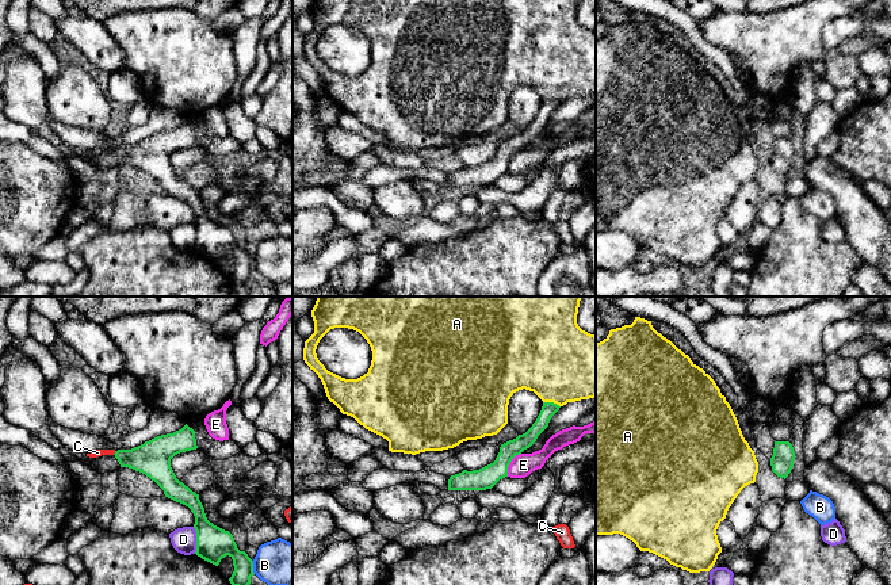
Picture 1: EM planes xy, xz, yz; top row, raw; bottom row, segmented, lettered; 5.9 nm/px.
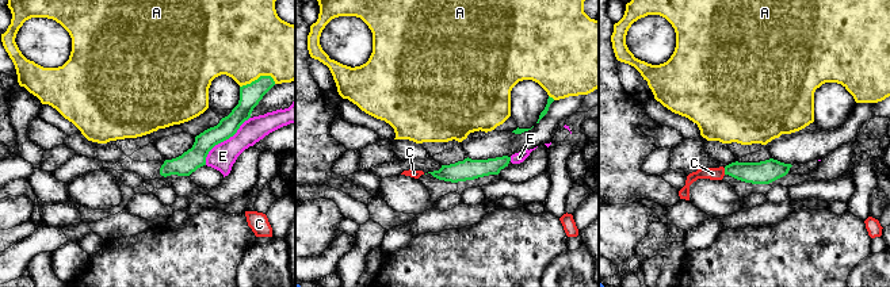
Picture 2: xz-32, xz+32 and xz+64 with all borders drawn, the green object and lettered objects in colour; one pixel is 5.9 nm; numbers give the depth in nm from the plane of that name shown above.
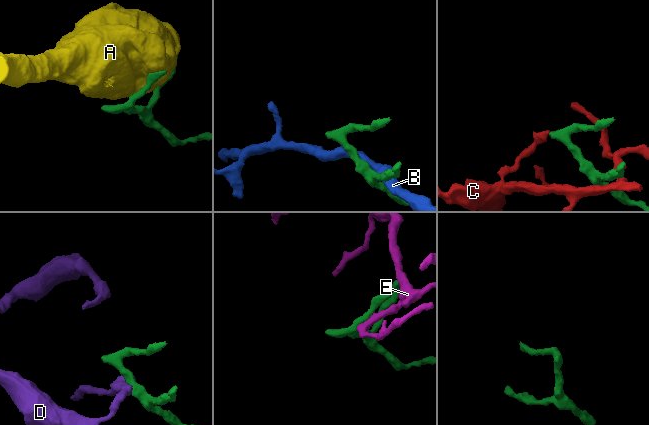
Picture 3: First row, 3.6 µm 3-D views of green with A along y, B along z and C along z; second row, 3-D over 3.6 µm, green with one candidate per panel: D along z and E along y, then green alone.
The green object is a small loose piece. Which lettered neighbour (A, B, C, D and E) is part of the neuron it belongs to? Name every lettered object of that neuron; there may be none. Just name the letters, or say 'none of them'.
none of them

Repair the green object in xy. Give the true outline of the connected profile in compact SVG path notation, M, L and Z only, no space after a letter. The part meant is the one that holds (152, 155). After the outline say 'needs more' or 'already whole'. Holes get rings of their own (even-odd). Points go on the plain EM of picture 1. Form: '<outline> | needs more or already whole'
M15 50L5 68L1 85L5 99L3 114L12 122L27 126L38 135L58 146L62 152L73 152L91 162L99 171L129 164L154 177L165 194L191 206L195 213L196 248L202 256L218 263L229 252L234 268L229 275L232 283L248 284L253 269L253 257L245 248L240 248L233 232L206 214L199 191L180 179L172 164L171 156L186 148L196 146L195 127L187 121L173 129L157 133L131 146L118 146L114 152L89 154L66 145L50 127L49 107L46 103L46 77L39 62L22 50Z | needs more

